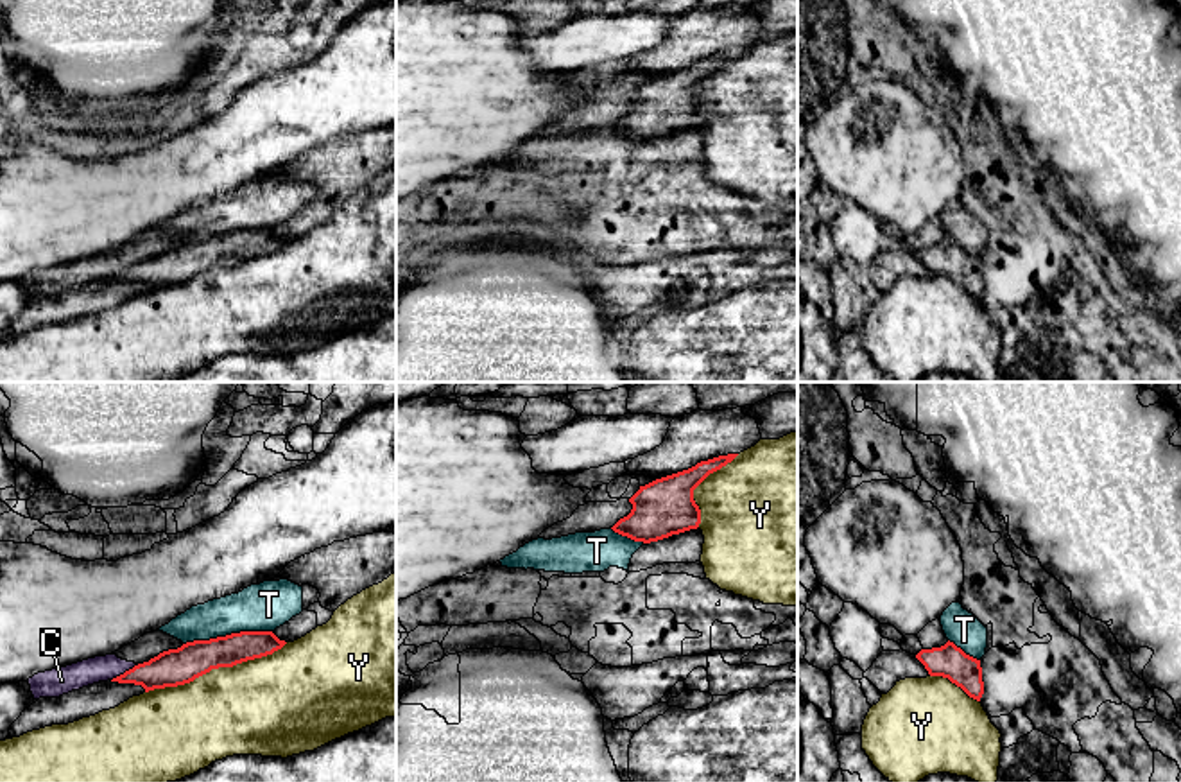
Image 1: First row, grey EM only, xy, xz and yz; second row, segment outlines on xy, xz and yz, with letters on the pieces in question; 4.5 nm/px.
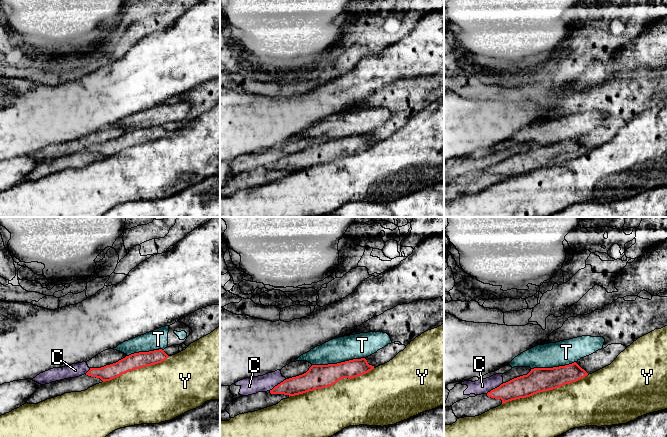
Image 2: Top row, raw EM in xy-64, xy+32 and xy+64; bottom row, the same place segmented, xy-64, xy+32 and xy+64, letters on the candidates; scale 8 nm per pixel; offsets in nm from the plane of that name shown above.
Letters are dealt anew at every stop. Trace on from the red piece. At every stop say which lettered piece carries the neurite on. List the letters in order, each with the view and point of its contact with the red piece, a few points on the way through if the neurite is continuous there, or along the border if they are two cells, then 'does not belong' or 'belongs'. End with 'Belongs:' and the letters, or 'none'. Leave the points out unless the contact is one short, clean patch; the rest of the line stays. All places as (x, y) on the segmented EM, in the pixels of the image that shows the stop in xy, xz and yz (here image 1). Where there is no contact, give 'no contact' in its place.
C: meets red in xy at (126, 671); does not belong
T: meets red in xy at (226, 635); does not belong
Y: meets red in xy at (215, 668); does not belong
Belongs: none

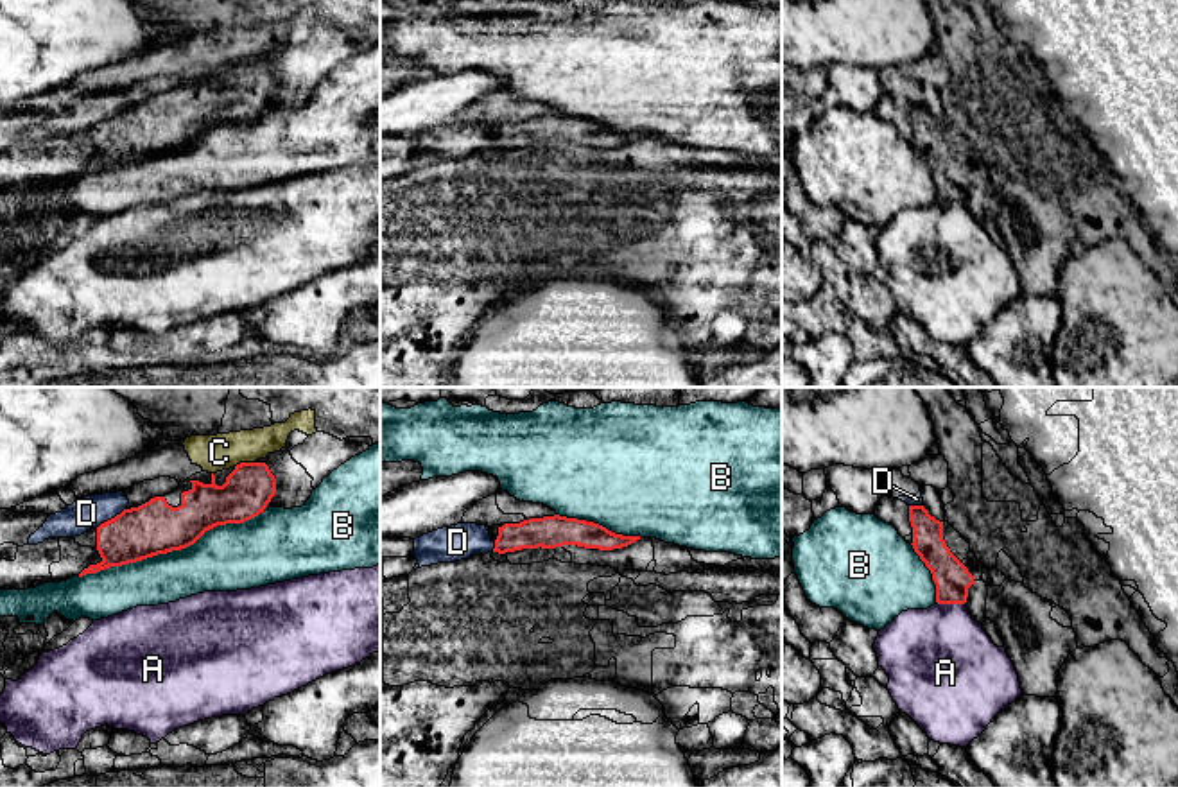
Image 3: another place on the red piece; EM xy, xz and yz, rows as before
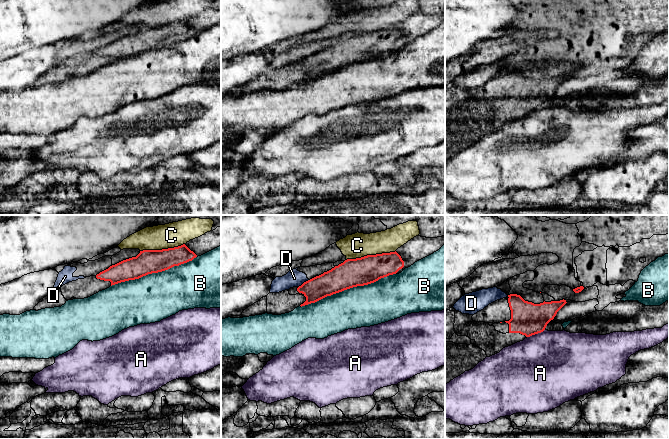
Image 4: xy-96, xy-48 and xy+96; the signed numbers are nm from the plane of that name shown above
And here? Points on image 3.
A: meets red in yz at (951, 603); border along yz (938, 603), (963, 605); does not belong
B: meets red in xy at (171, 551); does not belong
C: meets red in xy at (244, 463); does not belong
D: meets red in xy at (112, 518); border along xy (124, 508), (97, 527); does not belong
Belongs: none

